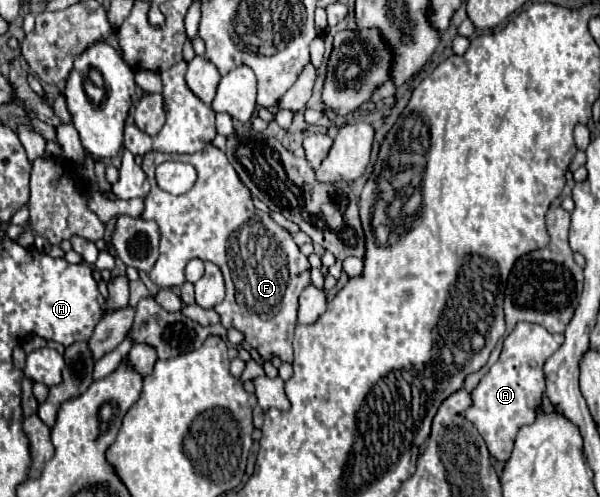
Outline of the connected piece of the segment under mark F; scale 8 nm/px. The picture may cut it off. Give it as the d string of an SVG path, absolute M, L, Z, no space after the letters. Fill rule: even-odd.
M211 143L205 145L203 151L197 151L193 155L167 155L167 153L151 151L143 157L143 171L151 183L151 191L145 197L145 209L141 217L147 221L155 221L159 225L159 235L161 235L159 259L149 273L151 281L161 288L182 286L186 282L185 266L191 259L199 258L217 263L223 271L225 287L227 287L227 295L223 303L213 307L221 317L221 325L225 329L233 327L241 331L245 335L245 341L251 347L255 347L261 353L261 357L269 359L271 355L277 355L281 361L291 363L293 361L293 329L297 325L297 297L311 283L309 261L293 243L291 235L283 227L279 227L269 215L255 215L249 189L241 183L233 165L227 161L225 153L219 151ZM165 161L183 161L195 167L197 181L191 191L187 191L185 195L171 195L157 187L155 167Z

